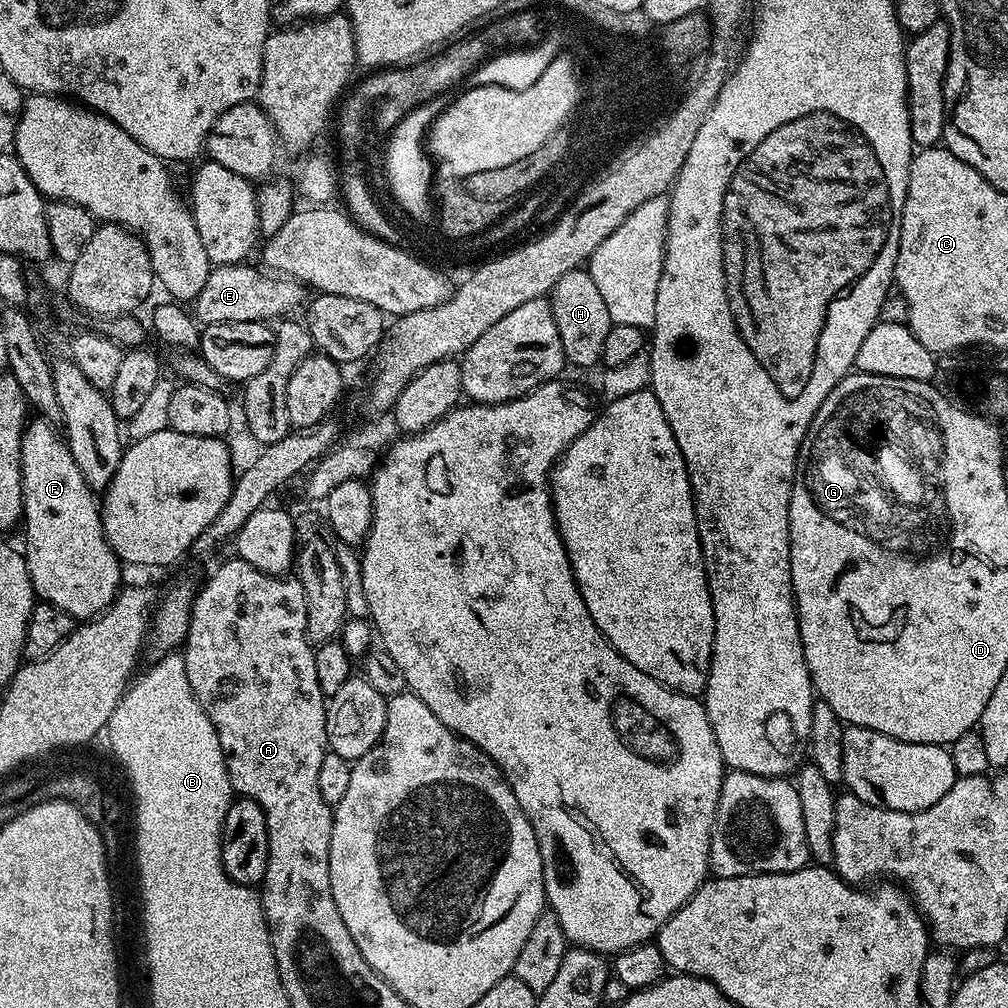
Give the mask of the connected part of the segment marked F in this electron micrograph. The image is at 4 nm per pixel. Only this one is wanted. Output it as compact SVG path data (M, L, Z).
M43 418L29 419L24 426L24 438L20 451L20 469L22 470L22 490L24 491L24 561L30 570L32 589L43 603L58 606L66 610L77 621L87 622L105 612L116 599L116 593L122 587L120 568L122 561L104 536L102 508L89 488L78 462L70 454L67 443L59 431L54 429L53 421Z

